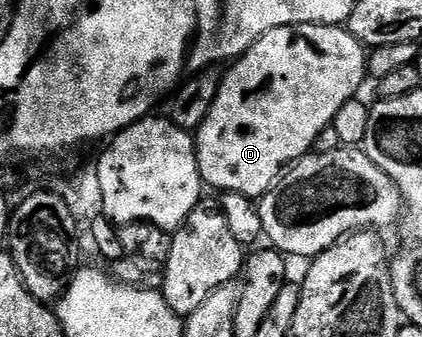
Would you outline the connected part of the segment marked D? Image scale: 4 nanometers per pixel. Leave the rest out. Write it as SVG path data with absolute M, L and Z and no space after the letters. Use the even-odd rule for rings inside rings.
M320 24L316 26L284 26L283 28L275 28L263 35L251 49L236 59L229 68L229 71L227 69L224 71L219 96L215 96L207 120L203 120L201 129L196 131L197 163L199 164L202 183L206 187L214 186L217 192L239 192L243 196L257 200L260 199L262 194L266 194L282 177L286 167L304 158L313 150L319 132L323 132L326 128L332 126L333 118L339 112L339 108L343 108L343 104L354 101L358 97L357 89L364 82L367 82L367 50L349 33L348 29L341 26L322 26Z

